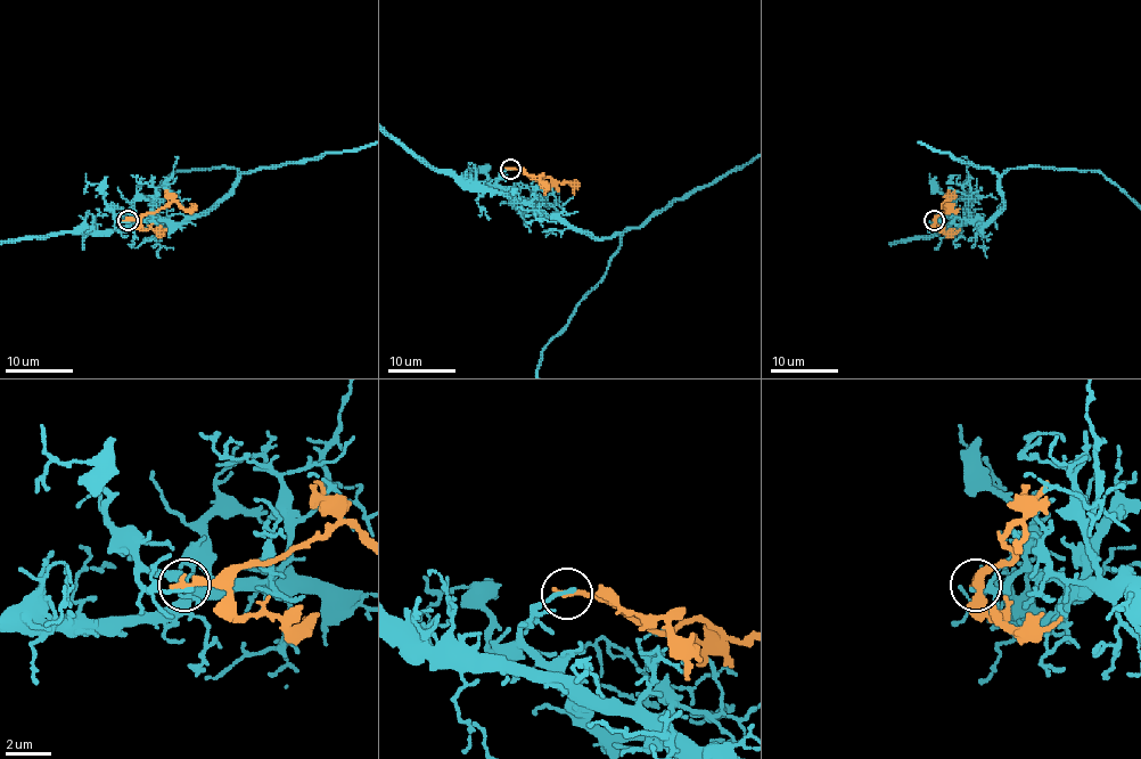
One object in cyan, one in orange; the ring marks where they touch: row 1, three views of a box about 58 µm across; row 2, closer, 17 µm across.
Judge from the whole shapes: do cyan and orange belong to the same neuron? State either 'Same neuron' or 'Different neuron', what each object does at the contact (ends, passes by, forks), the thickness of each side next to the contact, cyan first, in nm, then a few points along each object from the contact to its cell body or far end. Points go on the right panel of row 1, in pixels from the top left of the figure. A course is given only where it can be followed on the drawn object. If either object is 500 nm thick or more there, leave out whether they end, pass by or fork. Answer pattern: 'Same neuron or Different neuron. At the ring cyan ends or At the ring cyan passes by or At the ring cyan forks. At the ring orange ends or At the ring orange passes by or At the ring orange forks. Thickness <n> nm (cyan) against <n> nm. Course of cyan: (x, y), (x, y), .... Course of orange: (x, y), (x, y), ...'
Different neuron. At the ring cyan ends. At the ring orange ends. Thickness 190 nm (cyan) against 320 nm. Course of orange: (934, 220), (944, 212), (946, 202), (950, 210), (960, 209)

